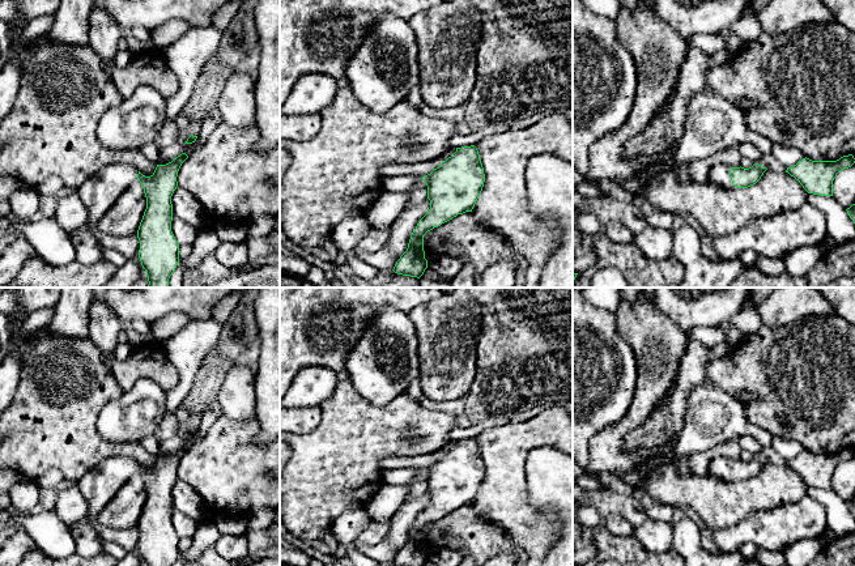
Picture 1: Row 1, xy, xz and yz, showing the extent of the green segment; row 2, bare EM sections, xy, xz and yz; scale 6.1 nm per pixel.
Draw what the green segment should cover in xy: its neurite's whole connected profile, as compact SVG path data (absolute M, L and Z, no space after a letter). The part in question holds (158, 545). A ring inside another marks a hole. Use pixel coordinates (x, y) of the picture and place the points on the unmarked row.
M182 446L166 458L157 458L150 469L131 458L110 458L76 482L88 503L89 516L95 519L127 480L133 474L142 477L146 502L137 531L139 550L146 566L173 566L179 556L179 537L171 524L171 489L178 480L178 464L187 451Z

